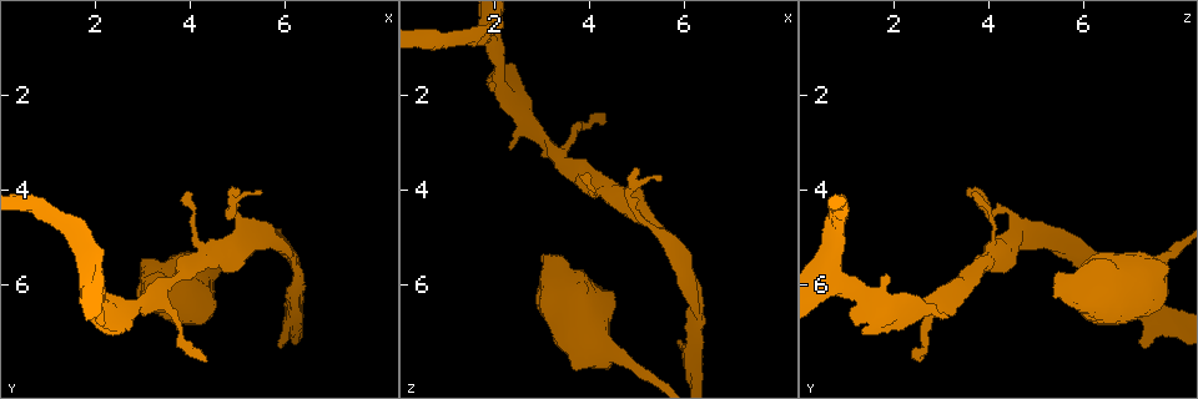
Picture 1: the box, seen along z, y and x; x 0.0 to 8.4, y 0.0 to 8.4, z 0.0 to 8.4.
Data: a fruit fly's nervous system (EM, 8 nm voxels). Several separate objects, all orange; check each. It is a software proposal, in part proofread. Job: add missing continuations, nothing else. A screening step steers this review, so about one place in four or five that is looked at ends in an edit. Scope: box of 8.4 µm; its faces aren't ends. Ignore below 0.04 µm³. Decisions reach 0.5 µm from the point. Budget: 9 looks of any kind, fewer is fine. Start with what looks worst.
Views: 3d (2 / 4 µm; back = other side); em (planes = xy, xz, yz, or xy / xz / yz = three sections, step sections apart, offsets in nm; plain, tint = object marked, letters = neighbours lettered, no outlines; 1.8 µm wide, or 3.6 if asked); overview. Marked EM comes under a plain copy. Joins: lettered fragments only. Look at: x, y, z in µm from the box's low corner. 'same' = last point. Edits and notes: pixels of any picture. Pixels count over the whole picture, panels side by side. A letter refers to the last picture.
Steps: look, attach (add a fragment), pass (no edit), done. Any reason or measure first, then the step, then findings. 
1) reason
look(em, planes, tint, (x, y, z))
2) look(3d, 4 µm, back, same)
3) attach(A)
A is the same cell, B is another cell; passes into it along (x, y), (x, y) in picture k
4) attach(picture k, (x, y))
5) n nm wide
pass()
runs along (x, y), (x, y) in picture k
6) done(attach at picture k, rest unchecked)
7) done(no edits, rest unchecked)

free end
look(em, xy, step 16, tint, (5.90, 7.35, 7.35))

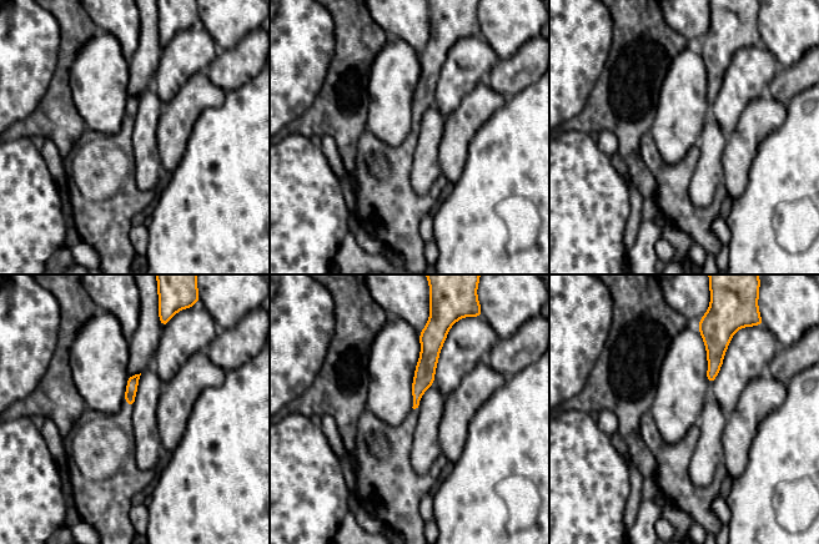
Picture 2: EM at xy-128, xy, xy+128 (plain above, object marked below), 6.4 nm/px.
look(em, planes, letters, same)

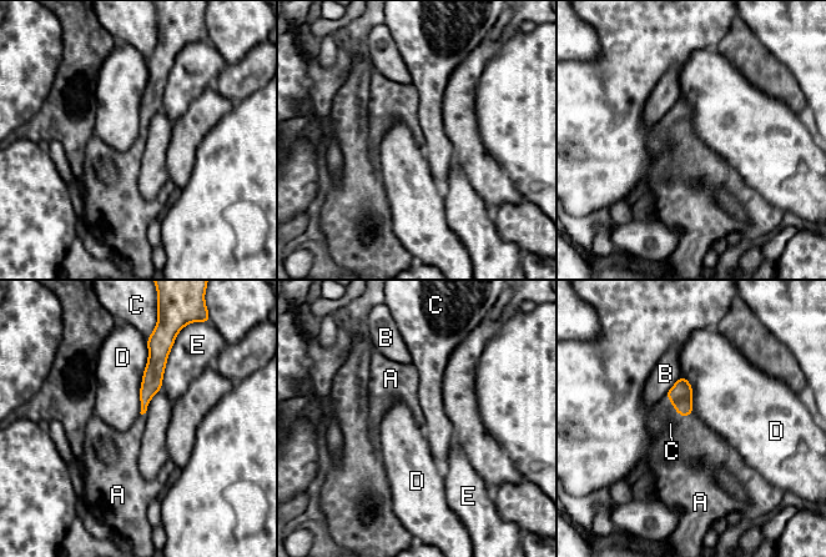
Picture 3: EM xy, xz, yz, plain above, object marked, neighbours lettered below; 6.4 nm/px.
attach(A)
A is the same cell, B, C, D and E are other cells; passes into it along (680, 395), (676, 411), (698, 441) in picture 3; the neuron continues

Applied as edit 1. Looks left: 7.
tapers out
look(em, planes, letters, (5.45, 4.05, 3.65))

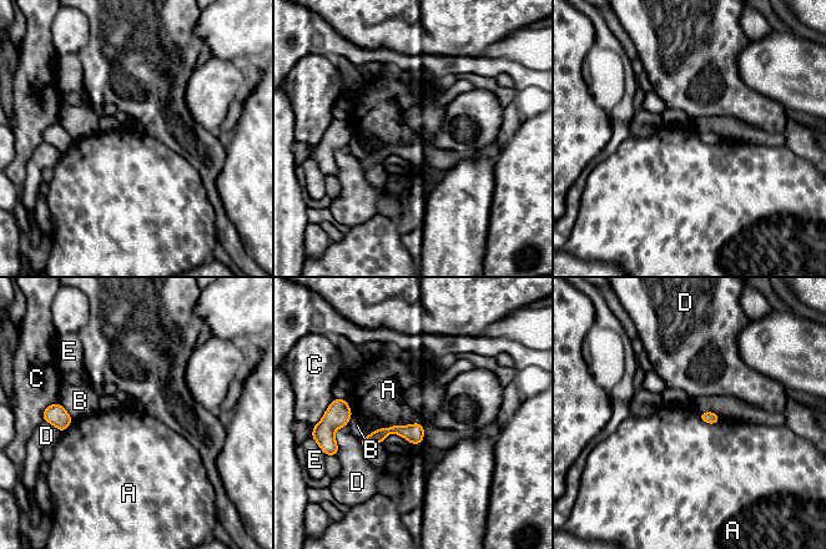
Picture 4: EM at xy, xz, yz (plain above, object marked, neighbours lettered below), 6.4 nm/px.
pass()
A, B, C, D and E are other cells; runs along (421, 428), (388, 429), (363, 441) in picture 4; no lettered fragment goes on from it

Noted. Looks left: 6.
thick turns thin
look(3d, 4 µm, (4.10, 6.50, 6.40))

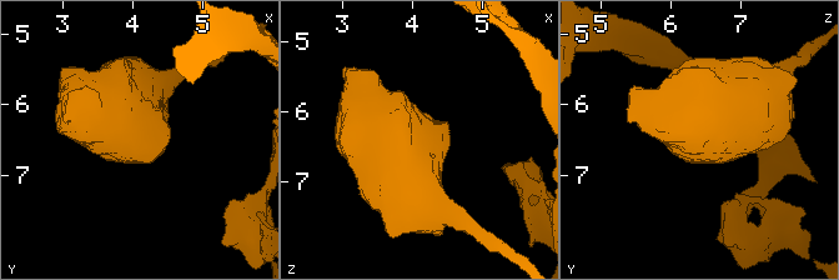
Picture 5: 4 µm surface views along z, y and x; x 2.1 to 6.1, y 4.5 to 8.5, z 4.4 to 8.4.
now the EM
look(em, xz, step 8, tint, (4.20, 6.50, 6.40))

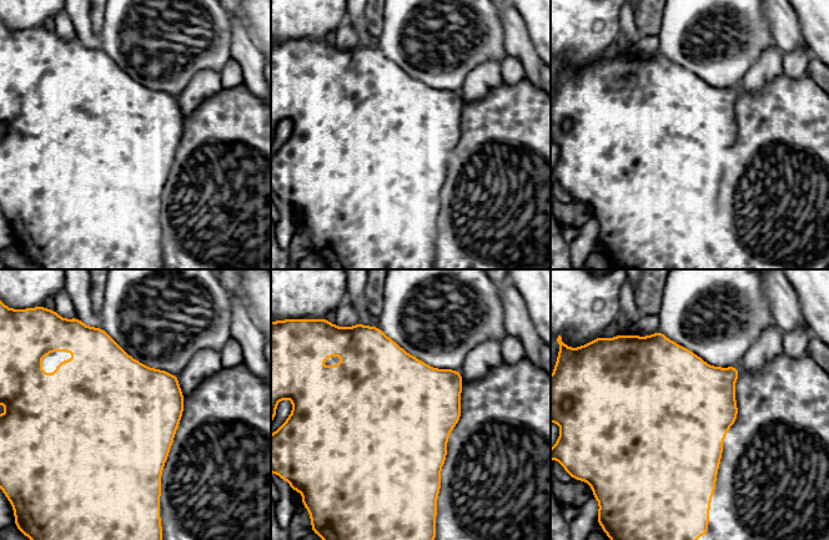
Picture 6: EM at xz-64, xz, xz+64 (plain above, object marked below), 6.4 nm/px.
cut it another way
look(em, planes, letters, same)

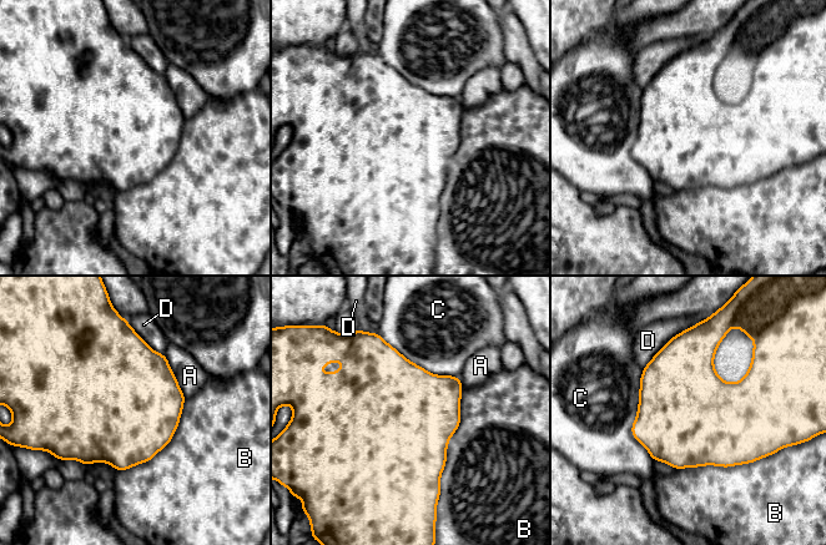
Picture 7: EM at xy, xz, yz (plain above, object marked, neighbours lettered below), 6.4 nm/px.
650 nm wide
pass()
A, B, C and D are other cells; none of them fits

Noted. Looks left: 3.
redraw
look(overview)

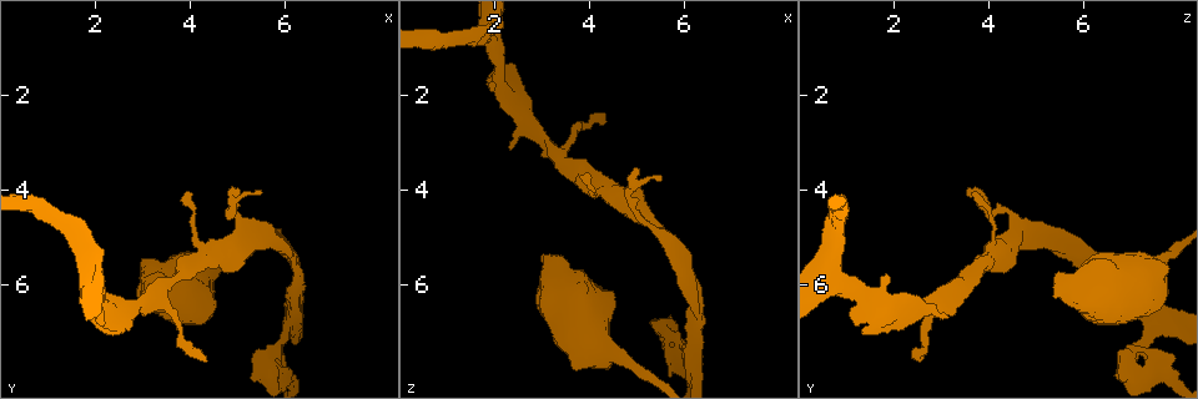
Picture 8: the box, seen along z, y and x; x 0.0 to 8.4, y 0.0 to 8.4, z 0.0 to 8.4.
an open end
look(3d, 4 µm, (2.60, 7.00, 1.65))

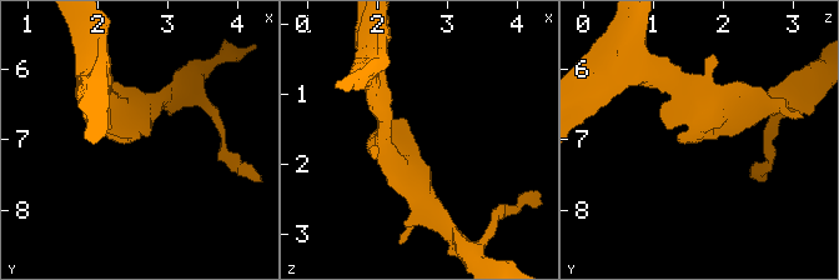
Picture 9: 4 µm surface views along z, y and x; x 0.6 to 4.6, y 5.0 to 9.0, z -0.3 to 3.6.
look(em, planes, letters, (2.55, 6.95, 1.70))

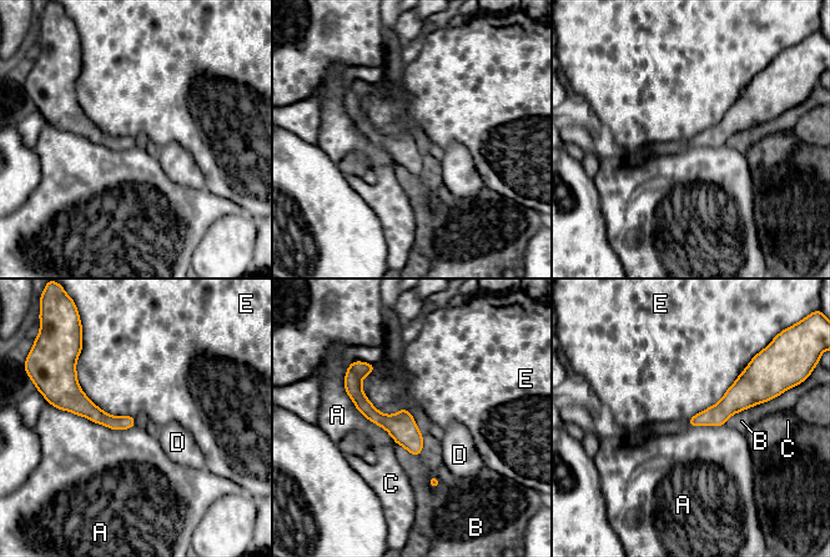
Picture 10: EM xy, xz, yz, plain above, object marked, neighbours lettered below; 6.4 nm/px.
pass()
A, B, C, D and E are other cells; runs along (348, 380), (416, 452) in picture 10; none of them fits

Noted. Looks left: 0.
done(attach at picture 3, rest unchecked)

